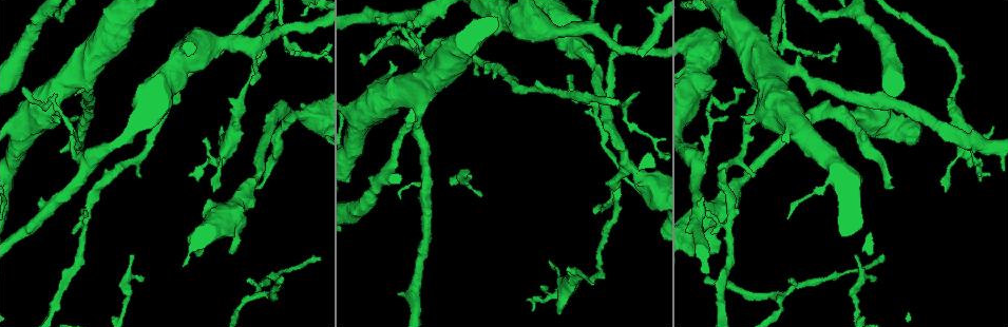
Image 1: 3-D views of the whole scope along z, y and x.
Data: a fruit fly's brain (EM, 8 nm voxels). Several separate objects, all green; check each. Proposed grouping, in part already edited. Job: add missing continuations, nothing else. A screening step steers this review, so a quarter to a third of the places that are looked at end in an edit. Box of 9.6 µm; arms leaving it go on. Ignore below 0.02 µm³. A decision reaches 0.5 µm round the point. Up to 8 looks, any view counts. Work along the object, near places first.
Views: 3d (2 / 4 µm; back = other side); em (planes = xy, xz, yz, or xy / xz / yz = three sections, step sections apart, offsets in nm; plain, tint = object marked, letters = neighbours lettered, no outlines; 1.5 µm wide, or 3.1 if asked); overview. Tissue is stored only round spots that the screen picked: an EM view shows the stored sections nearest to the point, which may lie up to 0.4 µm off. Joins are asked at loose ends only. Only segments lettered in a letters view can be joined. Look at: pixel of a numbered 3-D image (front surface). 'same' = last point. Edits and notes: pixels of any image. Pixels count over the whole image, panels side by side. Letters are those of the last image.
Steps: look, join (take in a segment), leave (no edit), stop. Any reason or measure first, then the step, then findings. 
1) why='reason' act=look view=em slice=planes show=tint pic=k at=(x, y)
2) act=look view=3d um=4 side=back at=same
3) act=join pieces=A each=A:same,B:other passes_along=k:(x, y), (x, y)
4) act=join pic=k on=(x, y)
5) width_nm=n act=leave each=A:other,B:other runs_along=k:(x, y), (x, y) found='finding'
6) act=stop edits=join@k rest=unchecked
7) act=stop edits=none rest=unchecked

why='branch stops here' act=look view=3d um=4 pic=1 at=(86, 214)

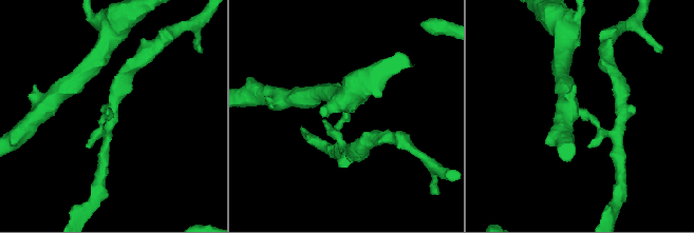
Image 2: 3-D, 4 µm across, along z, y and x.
act=look view=em slice=xy step=8 show=letters pic=2 at=(108, 111)

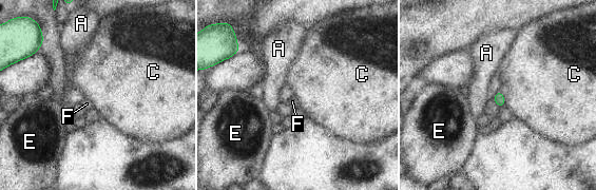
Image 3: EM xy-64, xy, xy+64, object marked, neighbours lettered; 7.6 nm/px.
why='another direction' act=look view=em slice=xz step=8 show=letters at=same

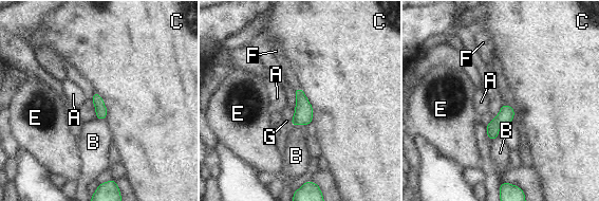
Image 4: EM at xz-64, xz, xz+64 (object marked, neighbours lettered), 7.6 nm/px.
width_nm=90 act=join pic=4 on=(293, 83) each=A:other,B:other,C:other,E:other,F:same,G:other passes_along=4:(303, 111), (297, 88), (293, 83) found='it goes on there'

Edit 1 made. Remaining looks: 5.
why='see it whole again' act=look view=overview

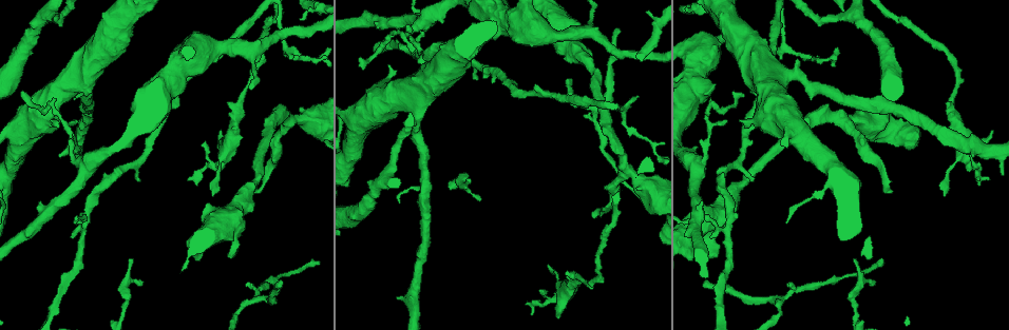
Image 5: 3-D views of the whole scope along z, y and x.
why='branch stops here' act=look view=em slice=planes show=plain pic=5 at=(475, 77)

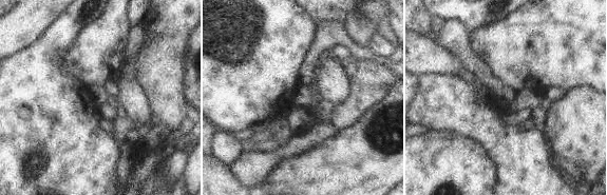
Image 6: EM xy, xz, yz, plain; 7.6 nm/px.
why='see the neighbours' act=look view=em slice=planes show=letters at=same

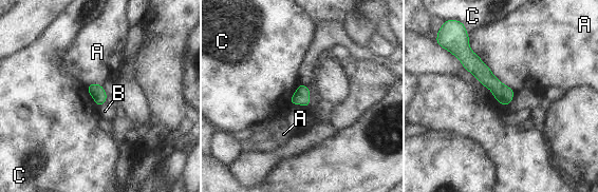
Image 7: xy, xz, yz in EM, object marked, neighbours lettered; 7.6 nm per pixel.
act=leave each=A:other,B:other,C:other found='no lettered segment goes on from it'

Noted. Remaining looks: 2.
why='tapers out' act=look view=em slice=planes show=letters pic=5 at=(619, 32)

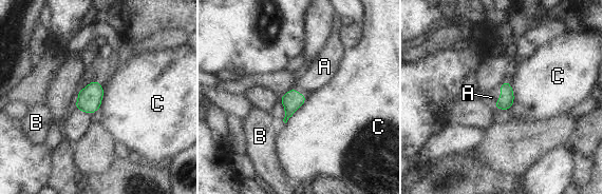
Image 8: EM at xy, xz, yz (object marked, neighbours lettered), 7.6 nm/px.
width_nm=110 longest_contact=C:220nm act=join pic=8 on=(491, 97) each=A:same,B:other,C:other found='it goes on there'

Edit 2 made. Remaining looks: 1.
act=stop edits=join@4,join@8 rest=unchecked

